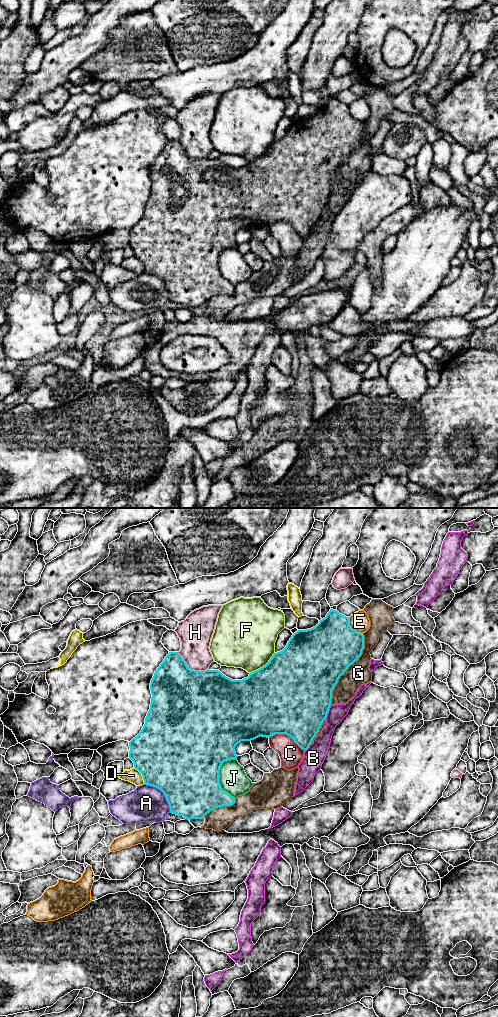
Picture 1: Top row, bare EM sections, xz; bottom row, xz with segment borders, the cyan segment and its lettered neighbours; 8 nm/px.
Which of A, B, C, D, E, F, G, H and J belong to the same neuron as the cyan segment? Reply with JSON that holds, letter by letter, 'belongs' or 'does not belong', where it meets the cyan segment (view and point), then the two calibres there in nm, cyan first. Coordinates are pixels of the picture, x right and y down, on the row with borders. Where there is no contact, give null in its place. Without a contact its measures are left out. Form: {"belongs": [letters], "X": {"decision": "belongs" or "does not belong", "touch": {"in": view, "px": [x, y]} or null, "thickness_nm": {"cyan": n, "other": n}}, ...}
{"belongs": [], "A": {"decision": "does not belong", "touch": {"in": "xz", "px": [163, 792]}, "thickness_nm": {"cyan": 500, "other": 300}}, "B": {"decision": "does not belong", "touch": {"in": "xz", "px": [327, 712]}, "thickness_nm": {"cyan": 500, "other": 140}}, "C": {"decision": "does not belong", "touch": {"in": "xz", "px": [286, 734]}, "thickness_nm": {"cyan": 500, "other": 180}}, "D": {"decision": "does not belong", "touch": {"in": "xz", "px": [142, 775]}, "thickness_nm": {"cyan": 500, "other": 110}}, "E": {"decision": "does not belong", "touch": {"in": "xz", "px": [351, 628]}, "thickness_nm": {"cyan": 440, "other": 160}}, "F": {"decision": "does not belong", "touch": {"in": "xz", "px": [263, 666]}, "thickness_nm": {"cyan": 500, "other": 460}}, "G": {"decision": "does not belong", "touch": {"in": "xz", "px": [347, 668]}, "thickness_nm": {"cyan": 460, "other": 190}}, "H": {"decision": "does not belong", "touch": {"in": "xz", "px": [190, 669]}, "thickness_nm": {"cyan": 500, "other": 240}}, "J": {"decision": "does not belong", "touch": {"in": "xz", "px": [218, 777]}, "thickness_nm": {"cyan": 500, "other": 220}}}

